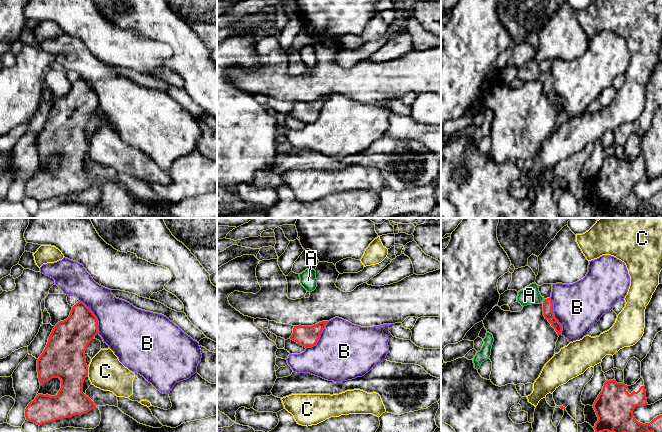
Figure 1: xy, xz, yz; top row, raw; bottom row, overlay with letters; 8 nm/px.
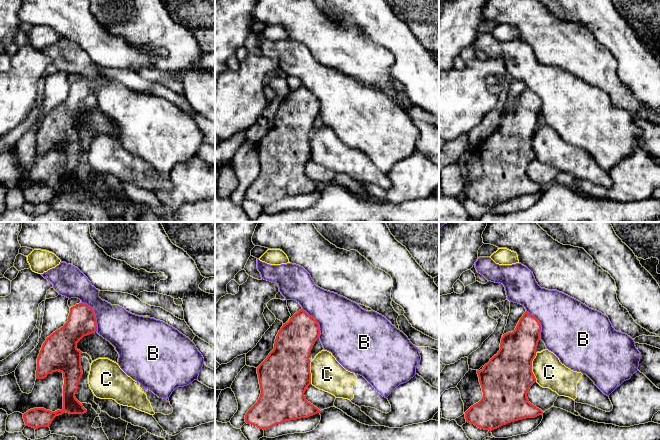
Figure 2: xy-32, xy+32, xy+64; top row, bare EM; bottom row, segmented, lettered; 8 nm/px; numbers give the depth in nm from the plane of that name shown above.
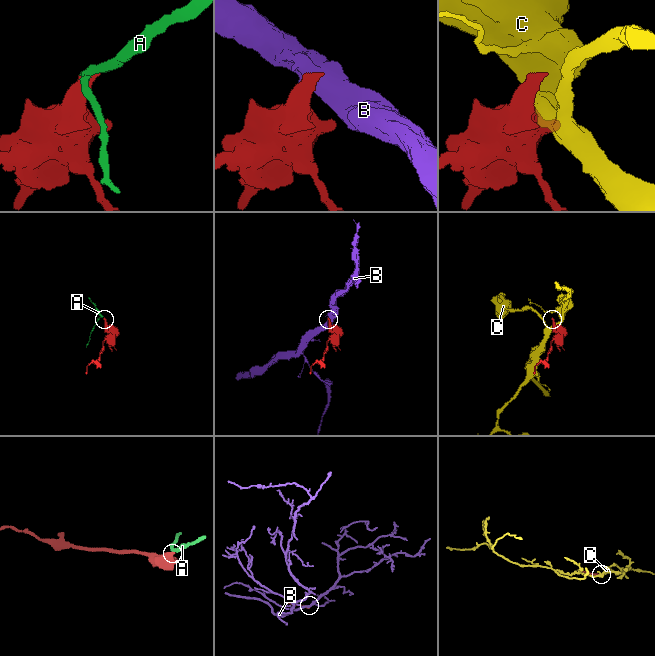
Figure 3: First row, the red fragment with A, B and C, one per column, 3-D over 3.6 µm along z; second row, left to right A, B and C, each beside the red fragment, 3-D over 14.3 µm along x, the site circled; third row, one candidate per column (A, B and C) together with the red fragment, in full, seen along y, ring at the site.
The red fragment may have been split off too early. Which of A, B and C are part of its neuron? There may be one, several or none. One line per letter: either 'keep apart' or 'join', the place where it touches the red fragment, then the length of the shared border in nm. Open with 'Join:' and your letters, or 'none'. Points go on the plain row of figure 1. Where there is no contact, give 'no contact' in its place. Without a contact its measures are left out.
Join: A
A: join | yz (544, 77) | 50 nm
B: keep apart | yz (553, 92) | 300 nm
C: keep apart | xy (87, 147) | 70 nm

